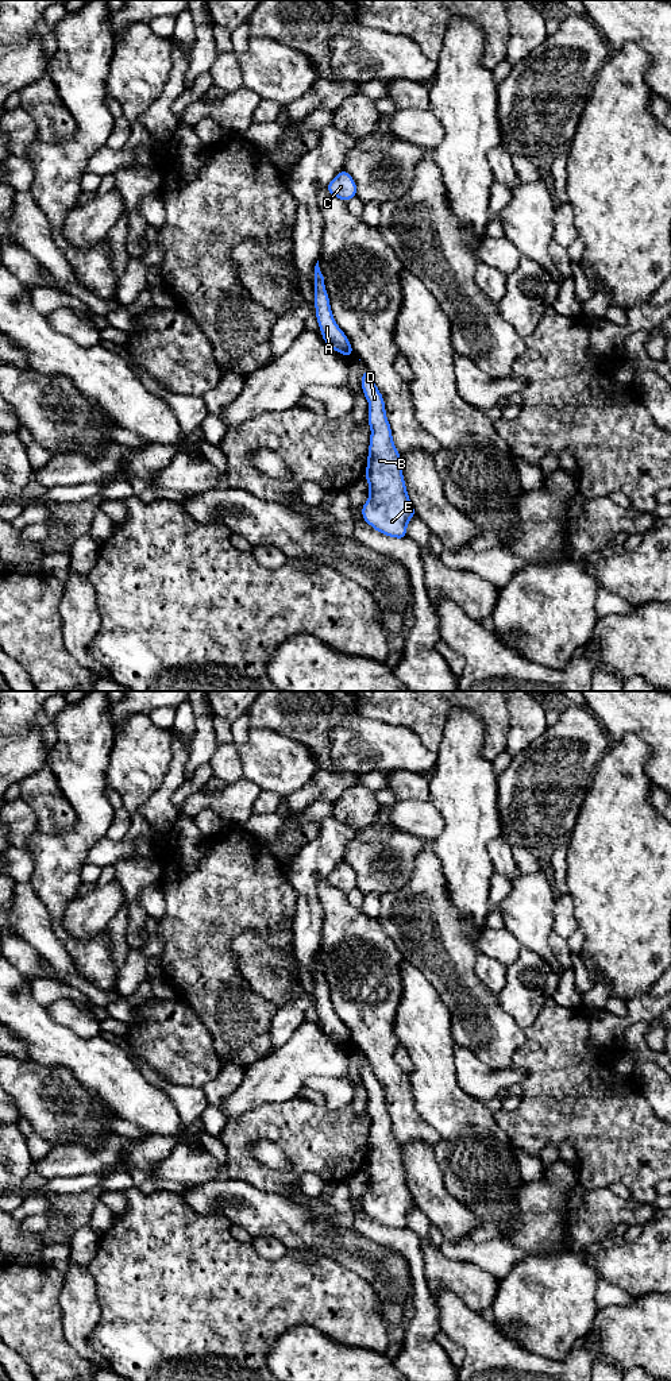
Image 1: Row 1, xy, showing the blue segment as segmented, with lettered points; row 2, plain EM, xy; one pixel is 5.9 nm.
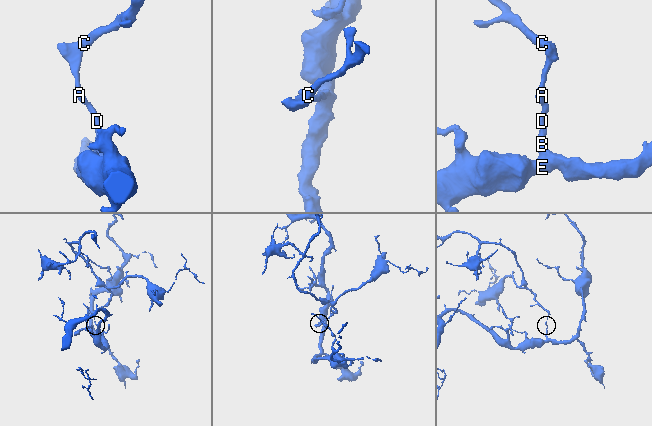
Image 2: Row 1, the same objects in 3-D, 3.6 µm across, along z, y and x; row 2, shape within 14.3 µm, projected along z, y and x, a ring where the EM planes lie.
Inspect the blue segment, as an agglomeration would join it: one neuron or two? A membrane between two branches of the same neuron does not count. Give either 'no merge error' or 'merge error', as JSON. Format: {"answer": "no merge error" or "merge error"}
{"answer": "no merge error"}

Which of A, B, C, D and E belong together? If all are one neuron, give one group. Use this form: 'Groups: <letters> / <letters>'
Groups: A B C D E

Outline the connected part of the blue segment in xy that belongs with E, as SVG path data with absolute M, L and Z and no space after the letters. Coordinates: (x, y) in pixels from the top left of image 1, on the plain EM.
M367 1060L362 1066L362 1080L370 1096L367 1112L371 1118L366 1161L370 1188L362 1199L362 1207L375 1222L405 1230L406 1215L416 1203L406 1185L401 1147L392 1130L382 1085Z

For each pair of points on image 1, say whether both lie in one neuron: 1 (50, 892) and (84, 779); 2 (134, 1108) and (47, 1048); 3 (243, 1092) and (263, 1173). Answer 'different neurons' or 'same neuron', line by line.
1: same neuron
2: same neuron
3: different neurons

